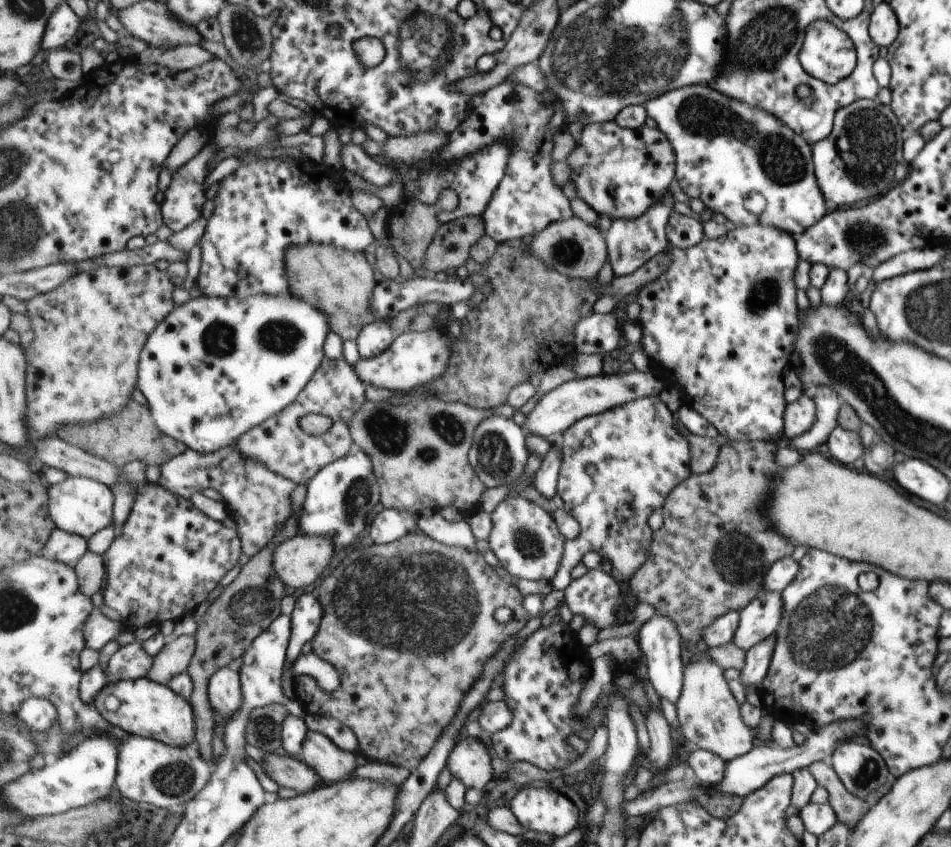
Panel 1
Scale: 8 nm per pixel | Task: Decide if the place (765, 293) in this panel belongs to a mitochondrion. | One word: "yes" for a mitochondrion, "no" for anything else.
yes

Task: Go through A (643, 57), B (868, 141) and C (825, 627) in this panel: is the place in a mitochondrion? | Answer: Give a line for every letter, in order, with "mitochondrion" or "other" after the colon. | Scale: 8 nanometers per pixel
A: mitochondrion
B: mitochondrion
C: mitochondrion

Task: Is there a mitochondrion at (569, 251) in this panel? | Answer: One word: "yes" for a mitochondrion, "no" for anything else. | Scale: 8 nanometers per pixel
yes

